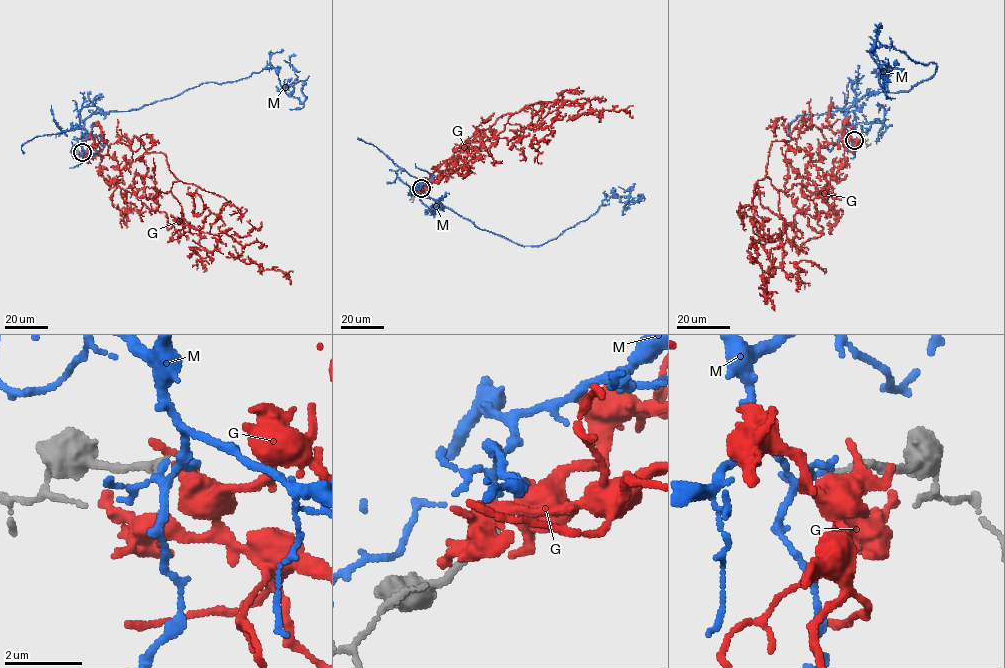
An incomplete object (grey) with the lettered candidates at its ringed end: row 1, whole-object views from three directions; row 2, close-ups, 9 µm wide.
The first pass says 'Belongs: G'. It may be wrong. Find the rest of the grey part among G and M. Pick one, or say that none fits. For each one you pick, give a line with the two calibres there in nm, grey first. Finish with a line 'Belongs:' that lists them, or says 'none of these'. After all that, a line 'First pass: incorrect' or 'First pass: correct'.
M: 200 nm thick on the grey side, 130 nm on the other
Belongs: M
First pass: incorrect

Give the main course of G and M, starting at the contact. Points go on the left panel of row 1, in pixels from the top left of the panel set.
G: (82, 151), (108, 155), (135, 136), (162, 152), (182, 218), (232, 236), (242, 261), (290, 284)
M: (82, 152), (83, 121), (97, 112), (280, 67), (280, 84), (302, 102), (303, 80), (287, 85), (291, 78)

